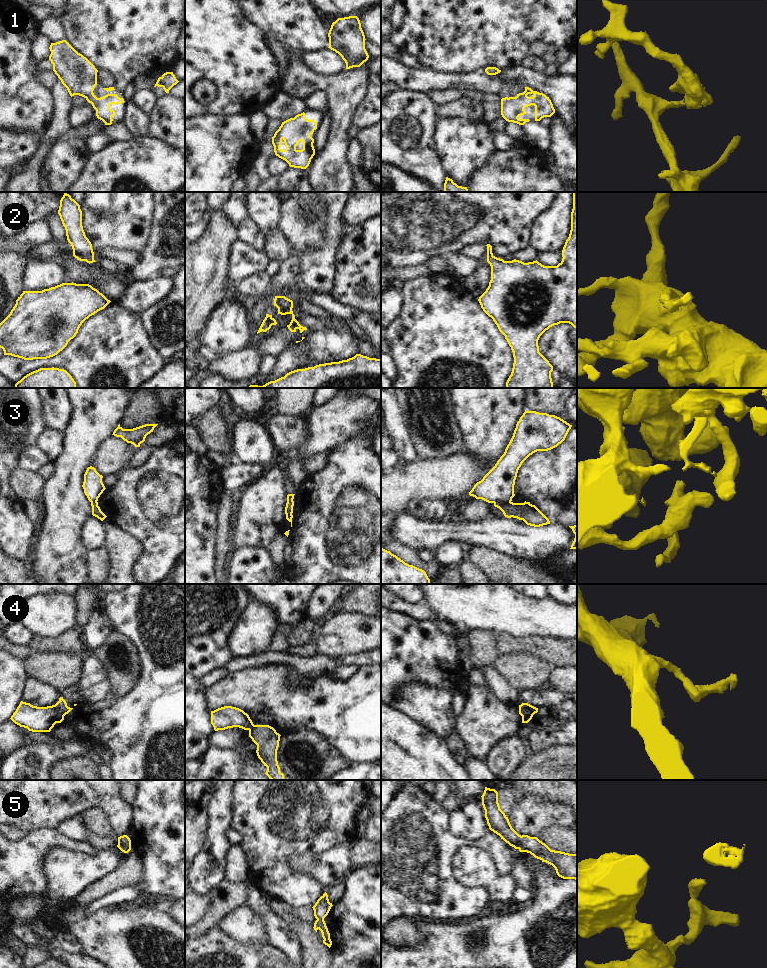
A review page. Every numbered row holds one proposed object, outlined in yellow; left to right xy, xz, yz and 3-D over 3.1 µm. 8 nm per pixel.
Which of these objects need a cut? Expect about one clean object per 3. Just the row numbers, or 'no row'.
3, 4, 5

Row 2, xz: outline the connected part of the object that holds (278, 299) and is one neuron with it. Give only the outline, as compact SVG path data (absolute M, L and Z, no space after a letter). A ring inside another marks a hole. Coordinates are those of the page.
M275 296L274 306L278 308L278 314L286 315L291 314L292 320L289 325L287 325L288 329L291 332L296 332L297 329L302 333L304 330L307 330L306 327L303 327L299 324L299 322L295 319L295 315L293 314L293 301L286 298L285 296Z

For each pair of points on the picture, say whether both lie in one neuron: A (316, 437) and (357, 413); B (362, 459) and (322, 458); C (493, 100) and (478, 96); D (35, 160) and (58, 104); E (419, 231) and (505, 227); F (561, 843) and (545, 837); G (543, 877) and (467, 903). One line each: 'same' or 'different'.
A: same
B: different
C: different
D: same
E: same
F: same
G: different

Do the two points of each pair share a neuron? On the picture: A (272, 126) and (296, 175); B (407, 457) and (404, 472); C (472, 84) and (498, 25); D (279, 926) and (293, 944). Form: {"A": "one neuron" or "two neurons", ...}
{"A": "two neurons", "B": "two neurons", "C": "two neurons", "D": "one neuron"}

